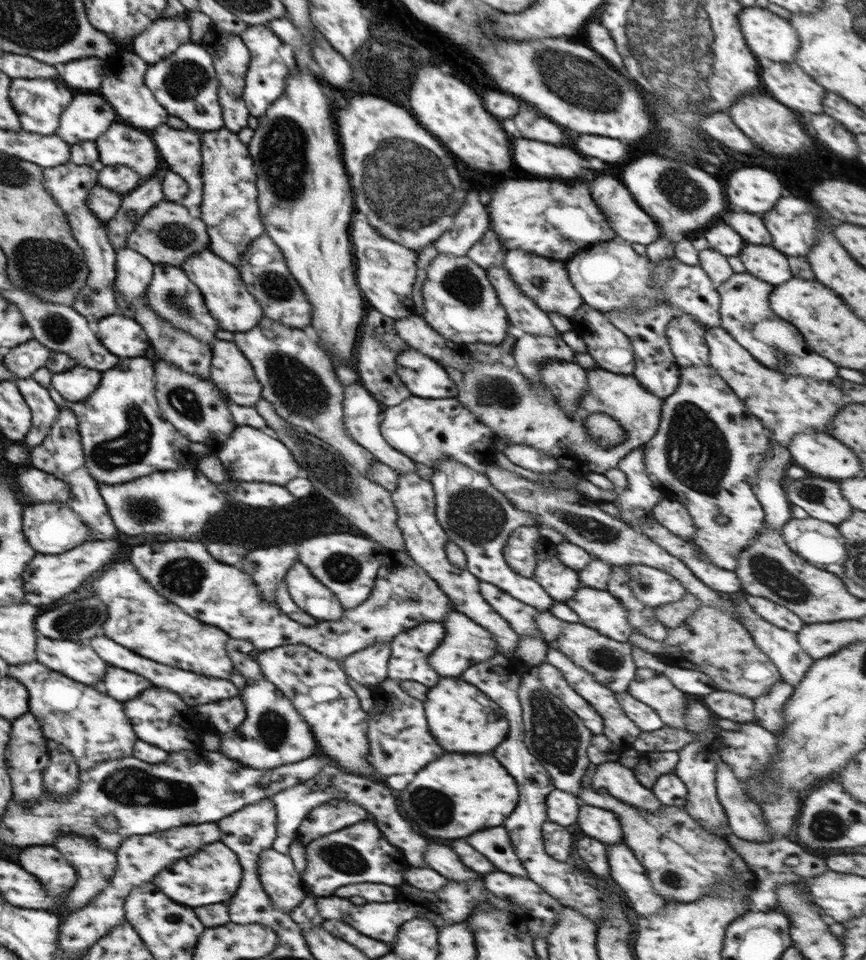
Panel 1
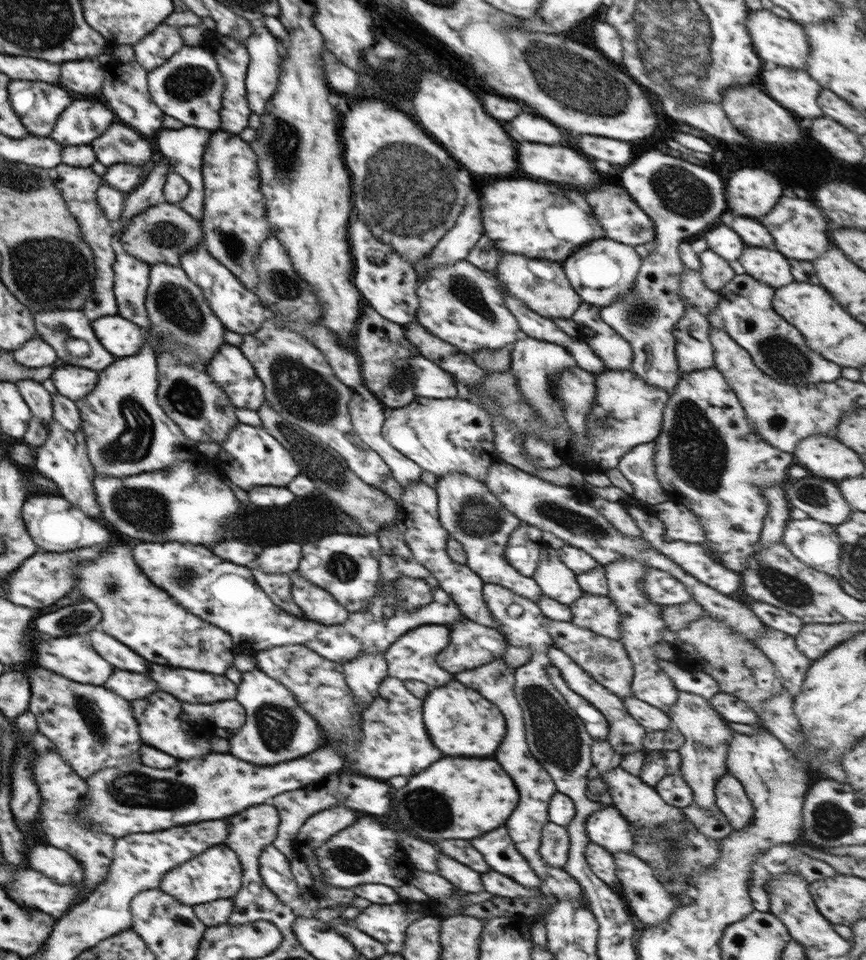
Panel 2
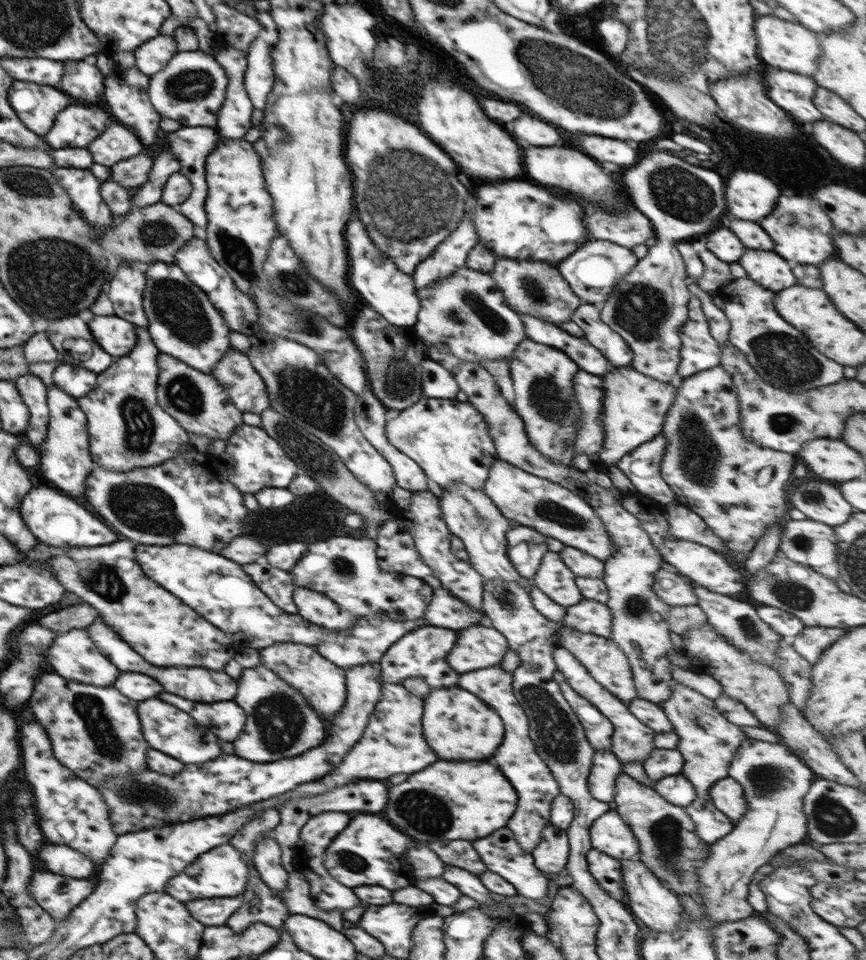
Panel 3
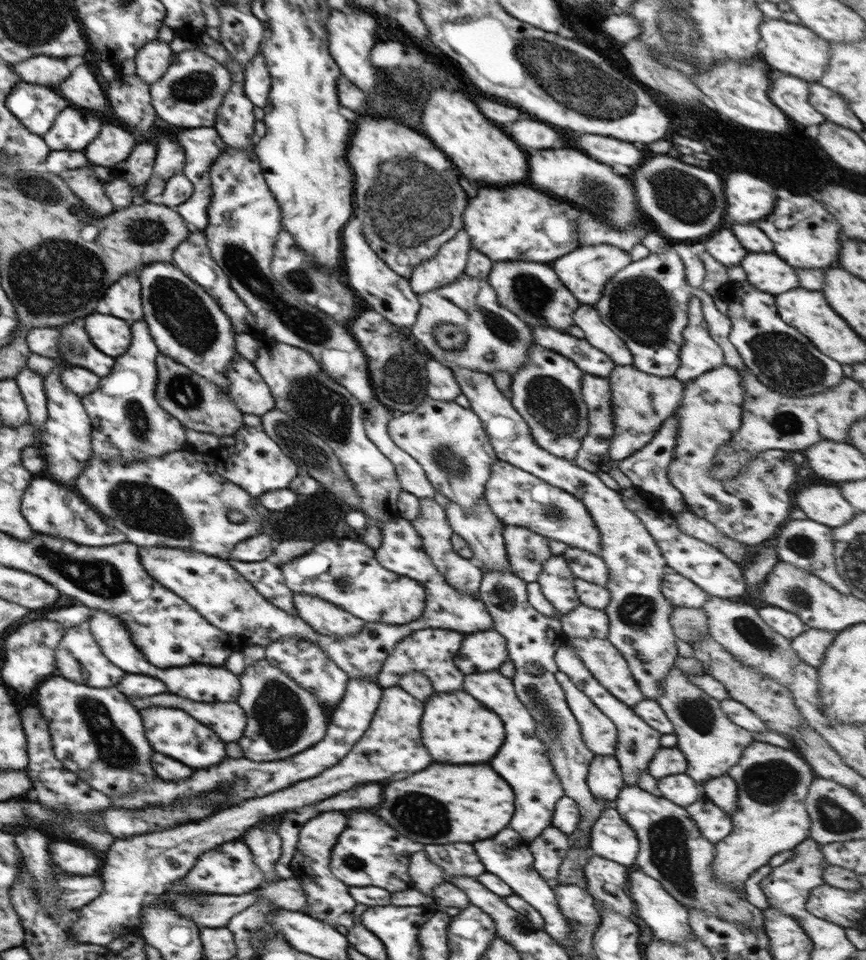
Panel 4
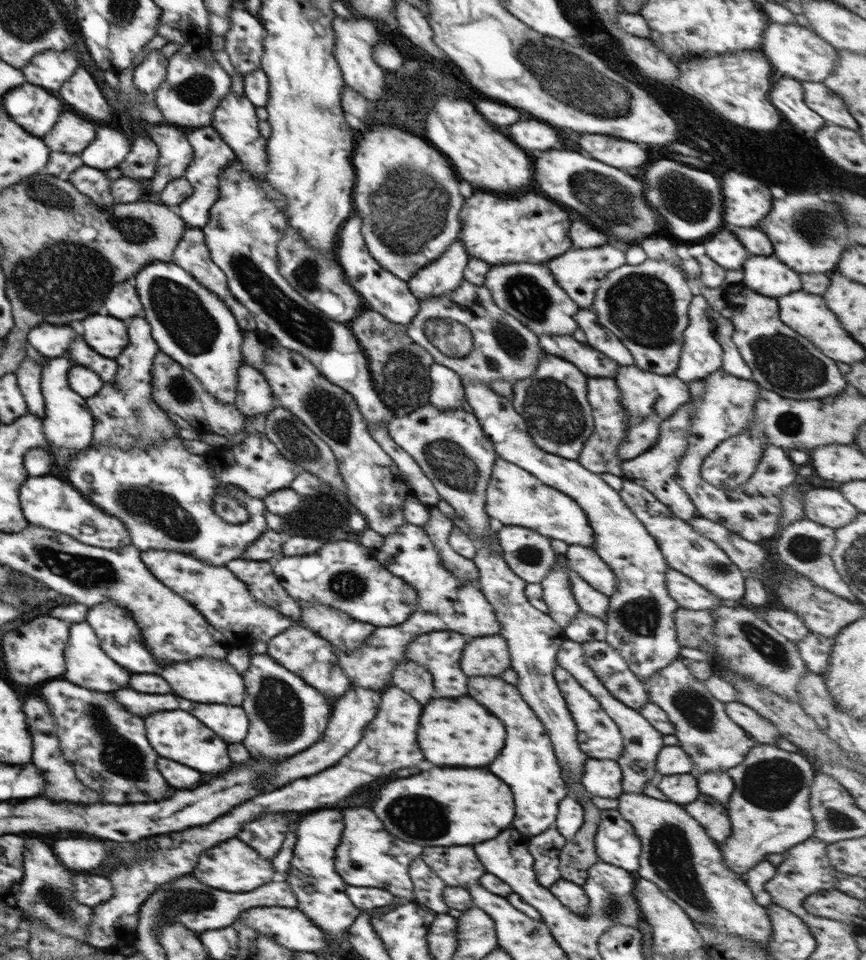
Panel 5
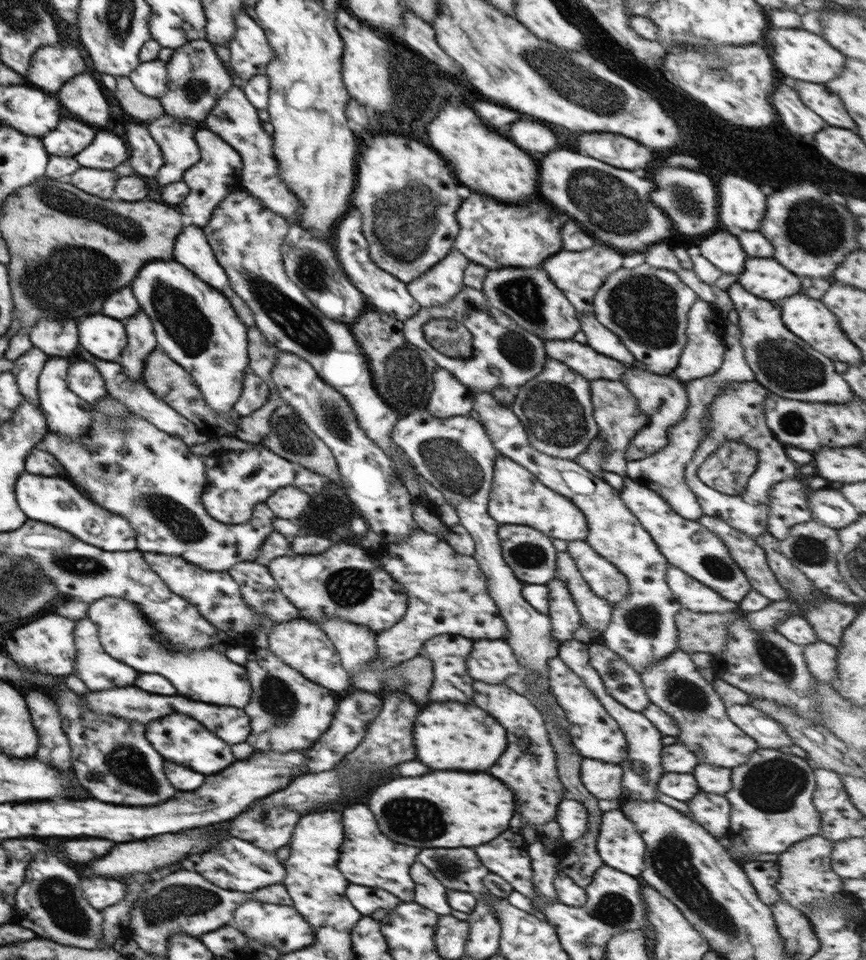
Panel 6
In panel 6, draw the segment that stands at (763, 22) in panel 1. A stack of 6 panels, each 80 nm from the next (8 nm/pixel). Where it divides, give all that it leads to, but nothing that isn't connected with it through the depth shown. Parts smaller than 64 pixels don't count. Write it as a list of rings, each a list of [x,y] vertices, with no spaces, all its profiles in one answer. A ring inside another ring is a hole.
[[[769,27],[763,35],[767,51],[773,65],[791,80],[826,84],[836,78],[844,68],[847,56],[833,47],[823,35],[814,34],[804,29],[783,29]],[[766,38],[766,40],[764,40]]]

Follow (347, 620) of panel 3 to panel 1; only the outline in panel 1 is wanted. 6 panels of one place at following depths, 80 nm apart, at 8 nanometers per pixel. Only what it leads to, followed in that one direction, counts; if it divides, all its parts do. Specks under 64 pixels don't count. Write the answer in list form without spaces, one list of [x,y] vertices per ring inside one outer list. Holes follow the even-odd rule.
[[[299,560],[284,575],[292,600],[319,621],[337,621],[345,609],[332,591],[324,586]]]

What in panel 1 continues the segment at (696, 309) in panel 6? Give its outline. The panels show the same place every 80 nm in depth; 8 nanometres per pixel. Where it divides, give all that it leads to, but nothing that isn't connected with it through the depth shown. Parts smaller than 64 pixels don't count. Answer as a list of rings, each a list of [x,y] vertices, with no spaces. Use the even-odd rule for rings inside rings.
[[[678,314],[667,324],[665,332],[680,367],[710,365],[706,328],[695,318],[689,314]]]

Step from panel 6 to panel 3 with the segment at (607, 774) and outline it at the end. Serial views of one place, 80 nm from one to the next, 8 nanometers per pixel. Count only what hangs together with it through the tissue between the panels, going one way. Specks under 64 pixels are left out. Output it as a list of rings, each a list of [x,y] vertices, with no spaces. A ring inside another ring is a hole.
[[[598,750],[588,777],[591,795],[602,802],[610,802],[616,794],[615,780],[623,772],[623,764],[611,750]]]

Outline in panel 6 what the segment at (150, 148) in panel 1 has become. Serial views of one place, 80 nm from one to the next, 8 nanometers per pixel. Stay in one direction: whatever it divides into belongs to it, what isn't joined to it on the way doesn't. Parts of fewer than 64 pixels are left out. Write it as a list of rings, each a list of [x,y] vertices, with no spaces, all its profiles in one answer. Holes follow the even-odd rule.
[[[98,132],[94,140],[85,146],[74,158],[82,167],[112,170],[122,164],[128,156],[126,140],[112,132]]]

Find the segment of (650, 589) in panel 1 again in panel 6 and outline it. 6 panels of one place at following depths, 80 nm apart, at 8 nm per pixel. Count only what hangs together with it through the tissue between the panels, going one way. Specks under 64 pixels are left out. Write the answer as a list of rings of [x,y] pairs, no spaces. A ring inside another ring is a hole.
[[[670,565],[665,581],[684,609],[697,613],[732,613],[739,610],[739,603],[722,598],[709,586],[704,586],[675,566]]]

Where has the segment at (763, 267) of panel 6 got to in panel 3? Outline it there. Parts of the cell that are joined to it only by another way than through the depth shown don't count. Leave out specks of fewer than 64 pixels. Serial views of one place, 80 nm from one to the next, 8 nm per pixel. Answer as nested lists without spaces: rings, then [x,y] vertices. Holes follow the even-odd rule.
[[[748,249],[746,254],[740,257],[740,265],[744,268],[747,278],[757,282],[766,290],[780,292],[796,284],[790,266],[776,252]]]

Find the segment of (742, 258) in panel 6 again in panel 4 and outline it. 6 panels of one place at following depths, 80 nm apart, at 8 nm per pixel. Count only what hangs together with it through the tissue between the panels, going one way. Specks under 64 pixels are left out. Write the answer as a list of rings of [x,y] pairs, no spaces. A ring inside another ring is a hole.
[[[730,230],[716,232],[708,242],[704,242],[705,250],[708,251],[716,261],[724,266],[738,266],[744,256],[748,254],[746,248],[736,240],[736,236]]]

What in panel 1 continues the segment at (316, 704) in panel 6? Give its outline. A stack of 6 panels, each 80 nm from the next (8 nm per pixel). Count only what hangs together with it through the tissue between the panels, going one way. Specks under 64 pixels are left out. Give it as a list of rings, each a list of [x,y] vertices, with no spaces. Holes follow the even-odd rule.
[[[246,679],[244,688],[242,700],[247,715],[244,724],[238,728],[242,734],[220,734],[220,754],[256,770],[272,770],[284,764],[300,762],[319,752],[309,724],[270,680]]]

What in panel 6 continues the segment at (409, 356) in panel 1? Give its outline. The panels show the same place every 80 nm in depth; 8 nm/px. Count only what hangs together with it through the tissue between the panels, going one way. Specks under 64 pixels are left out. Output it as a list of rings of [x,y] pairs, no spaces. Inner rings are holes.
[[[436,367],[432,374],[433,391],[427,404],[432,416],[450,418],[468,415],[473,409],[472,392],[449,370]]]

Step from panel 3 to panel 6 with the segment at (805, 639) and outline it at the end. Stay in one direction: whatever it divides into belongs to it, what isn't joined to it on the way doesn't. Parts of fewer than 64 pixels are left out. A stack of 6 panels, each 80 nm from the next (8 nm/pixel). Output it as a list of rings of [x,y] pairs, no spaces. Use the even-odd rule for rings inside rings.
[[[820,639],[803,646],[803,655],[811,676],[829,685],[838,678],[837,654],[835,646]]]

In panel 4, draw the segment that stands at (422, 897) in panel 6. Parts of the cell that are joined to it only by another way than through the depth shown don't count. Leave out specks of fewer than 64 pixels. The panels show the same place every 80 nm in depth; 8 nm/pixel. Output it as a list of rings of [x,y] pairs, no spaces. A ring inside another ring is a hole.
[[[426,851],[412,853],[409,858],[409,864],[418,864],[418,866],[410,866],[408,869],[410,876],[412,876],[412,888],[418,889],[426,896],[429,896],[433,900],[432,906],[438,908],[440,904],[435,902],[433,888],[438,886],[440,882],[444,882],[444,878],[442,878],[444,870],[442,870],[441,866],[430,862]]]

